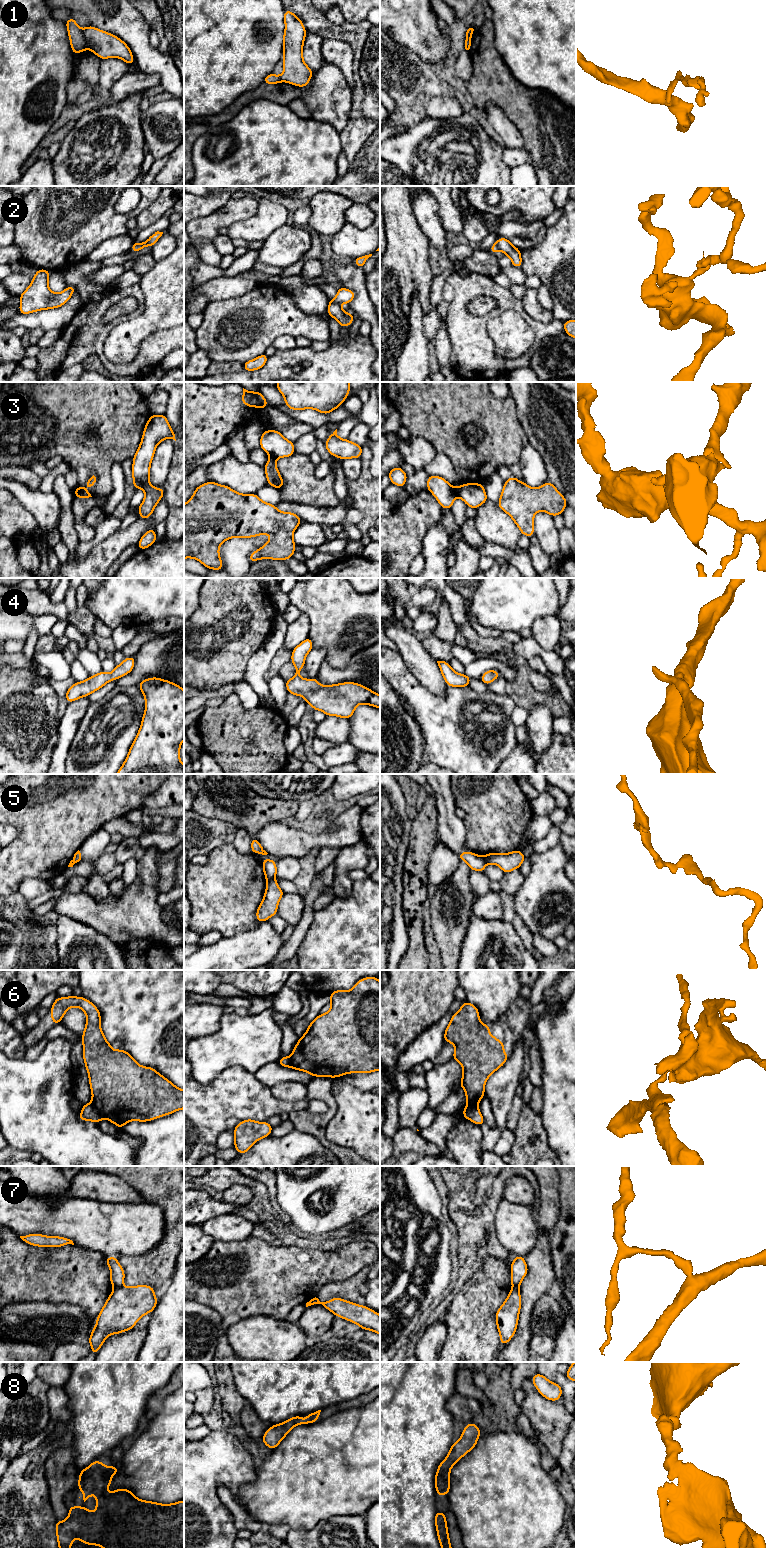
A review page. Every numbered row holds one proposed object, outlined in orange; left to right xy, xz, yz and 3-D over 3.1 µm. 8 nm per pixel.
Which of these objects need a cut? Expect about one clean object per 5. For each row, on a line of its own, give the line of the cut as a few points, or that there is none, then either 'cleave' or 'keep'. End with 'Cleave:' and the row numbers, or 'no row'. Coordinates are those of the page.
1: cut in xy along (82, 30), (87, 48); cleave
2: cut in xz along (338, 303), (330, 304); cleave
3: cut in yz along (455, 488), (457, 495); cleave
4: no cut; keep
5: cut in xz along (274, 878), (267, 882); cleave
6: cut in xy along (91, 1102), (103, 1117); cleave
7: cut in xy along (122, 1285), (115, 1287); cleave
8: no cut; keep
Cleave: 1, 2, 3, 5, 6, 7

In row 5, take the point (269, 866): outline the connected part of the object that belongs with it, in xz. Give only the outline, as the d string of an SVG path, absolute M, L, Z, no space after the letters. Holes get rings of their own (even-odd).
M271 859L263 860L262 867L267 882L276 878L277 867L275 860Z

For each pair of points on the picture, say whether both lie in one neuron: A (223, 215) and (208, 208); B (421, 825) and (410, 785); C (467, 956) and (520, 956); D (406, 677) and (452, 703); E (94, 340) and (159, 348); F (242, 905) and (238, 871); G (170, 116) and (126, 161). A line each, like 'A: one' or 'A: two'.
A: two
B: one
C: one
D: one
E: one
F: one
G: two

